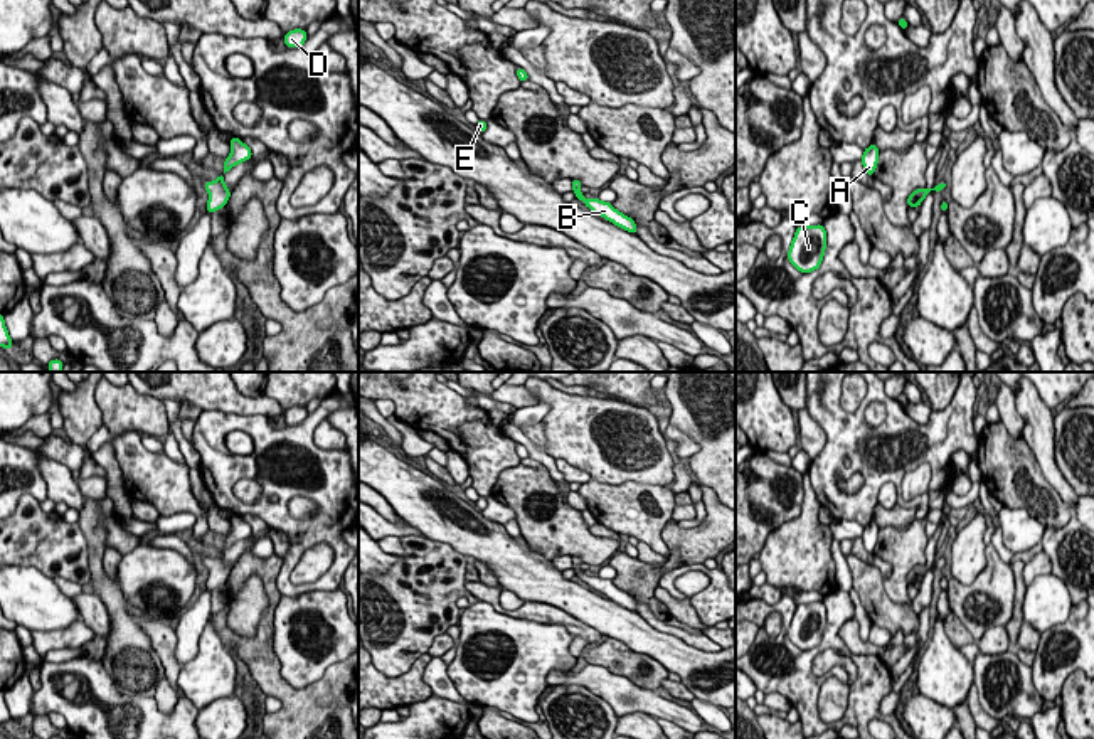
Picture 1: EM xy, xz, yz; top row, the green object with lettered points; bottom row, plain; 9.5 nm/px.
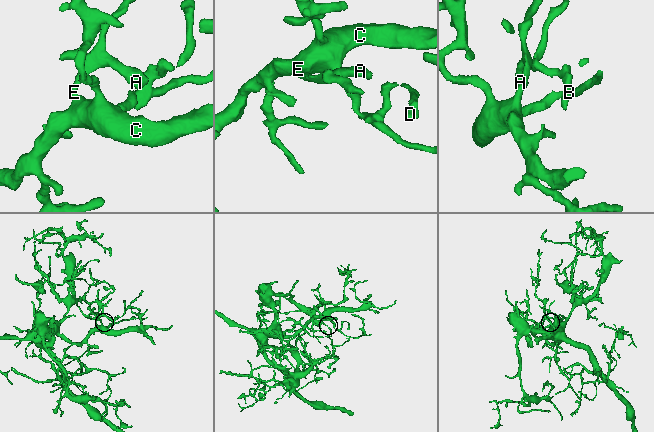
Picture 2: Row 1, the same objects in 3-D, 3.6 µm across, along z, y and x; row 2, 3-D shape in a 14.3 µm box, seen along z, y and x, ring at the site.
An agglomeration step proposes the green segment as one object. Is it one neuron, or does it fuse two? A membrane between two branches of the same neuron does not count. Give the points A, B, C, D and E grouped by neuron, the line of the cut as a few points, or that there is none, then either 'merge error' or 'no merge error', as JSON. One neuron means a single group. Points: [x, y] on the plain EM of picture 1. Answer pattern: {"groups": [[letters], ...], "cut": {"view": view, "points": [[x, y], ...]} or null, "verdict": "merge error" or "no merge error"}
{"groups": [["A", "B", "C", "D", "E"]], "cut": null, "verdict": "no merge error"}

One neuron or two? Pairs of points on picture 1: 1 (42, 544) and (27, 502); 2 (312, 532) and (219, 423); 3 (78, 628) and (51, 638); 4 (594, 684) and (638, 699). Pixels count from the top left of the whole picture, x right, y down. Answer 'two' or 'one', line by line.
1: one
2: one
3: one
4: one

